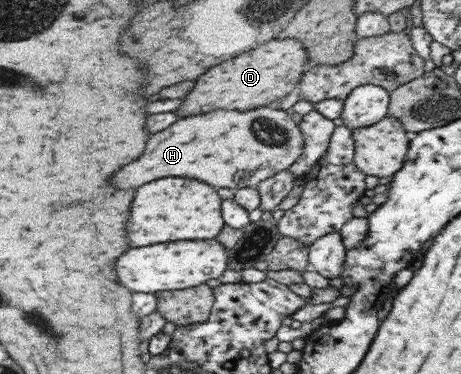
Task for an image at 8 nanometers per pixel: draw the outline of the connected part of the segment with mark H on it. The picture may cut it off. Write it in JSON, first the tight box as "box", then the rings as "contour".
{"box":[112,106,306,192],"contour":[[[266,106],[248,111],[248,113],[214,111],[208,115],[178,121],[172,127],[168,127],[168,131],[160,131],[160,133],[152,135],[144,155],[140,159],[132,161],[130,165],[126,165],[124,169],[120,169],[112,177],[112,187],[138,189],[150,181],[164,179],[164,177],[192,177],[192,179],[200,179],[208,185],[226,187],[234,192],[244,189],[244,187],[256,188],[261,181],[294,165],[298,161],[298,157],[304,153],[305,147],[306,141],[304,141],[302,127],[292,121],[290,113],[286,113],[286,110]]]}

